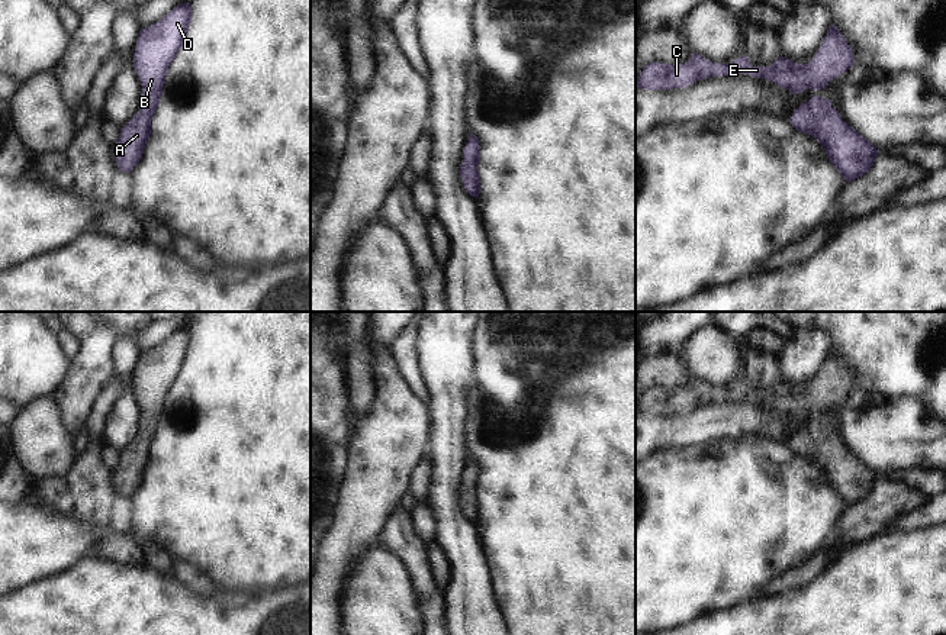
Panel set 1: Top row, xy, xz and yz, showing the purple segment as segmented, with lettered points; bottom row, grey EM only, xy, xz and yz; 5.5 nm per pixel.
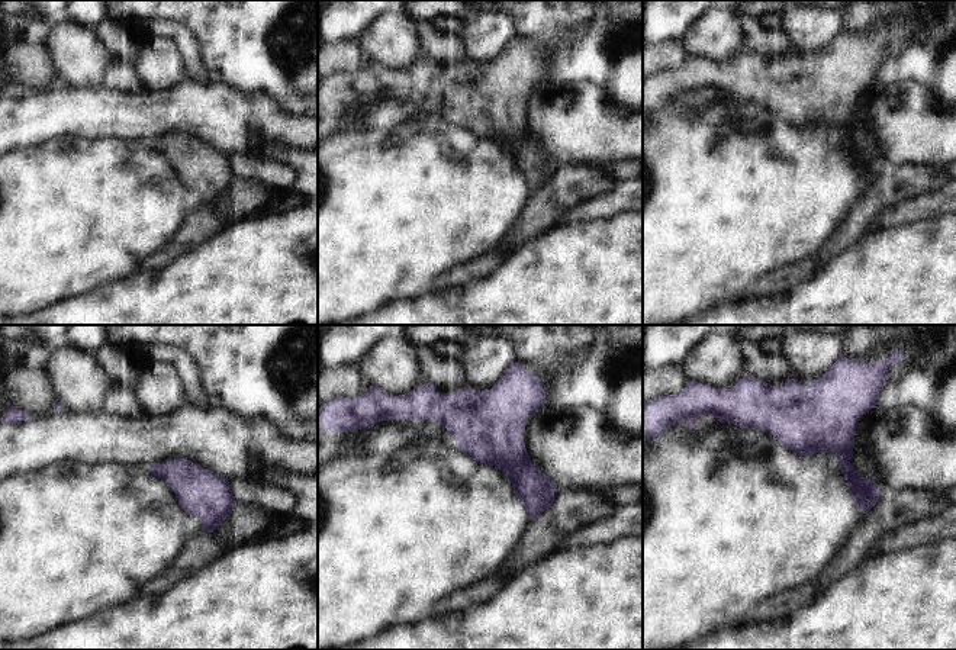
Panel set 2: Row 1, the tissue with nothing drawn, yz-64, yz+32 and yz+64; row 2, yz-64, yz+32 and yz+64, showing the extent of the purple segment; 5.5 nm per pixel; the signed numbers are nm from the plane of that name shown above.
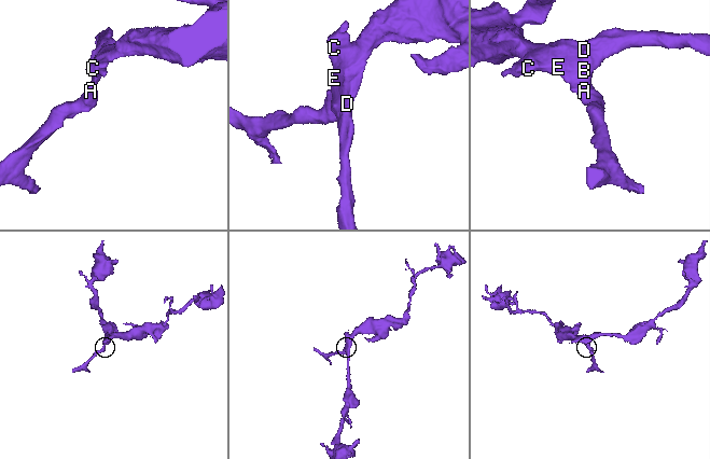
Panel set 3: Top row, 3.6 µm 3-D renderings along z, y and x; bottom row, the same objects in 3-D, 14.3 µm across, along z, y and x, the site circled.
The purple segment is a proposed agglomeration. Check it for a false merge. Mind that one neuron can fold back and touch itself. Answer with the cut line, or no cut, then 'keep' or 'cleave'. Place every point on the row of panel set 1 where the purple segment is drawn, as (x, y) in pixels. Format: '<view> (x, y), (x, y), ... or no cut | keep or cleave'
no cut | keep

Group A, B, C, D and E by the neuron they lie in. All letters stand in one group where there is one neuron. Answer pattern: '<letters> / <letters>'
A B C D E

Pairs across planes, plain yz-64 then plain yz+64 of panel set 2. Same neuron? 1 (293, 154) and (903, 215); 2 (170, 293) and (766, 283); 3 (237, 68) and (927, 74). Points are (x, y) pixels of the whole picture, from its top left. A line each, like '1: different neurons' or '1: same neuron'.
1: different neurons
2: different neurons
3: same neuron

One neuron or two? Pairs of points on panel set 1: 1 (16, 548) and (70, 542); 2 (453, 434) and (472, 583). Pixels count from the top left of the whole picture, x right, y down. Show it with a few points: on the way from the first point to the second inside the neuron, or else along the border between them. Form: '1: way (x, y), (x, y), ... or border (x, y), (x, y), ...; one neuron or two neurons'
1: way (29, 542), (57, 542); one neuron
2: way (450, 471), (450, 513), (463, 545); one neuron

